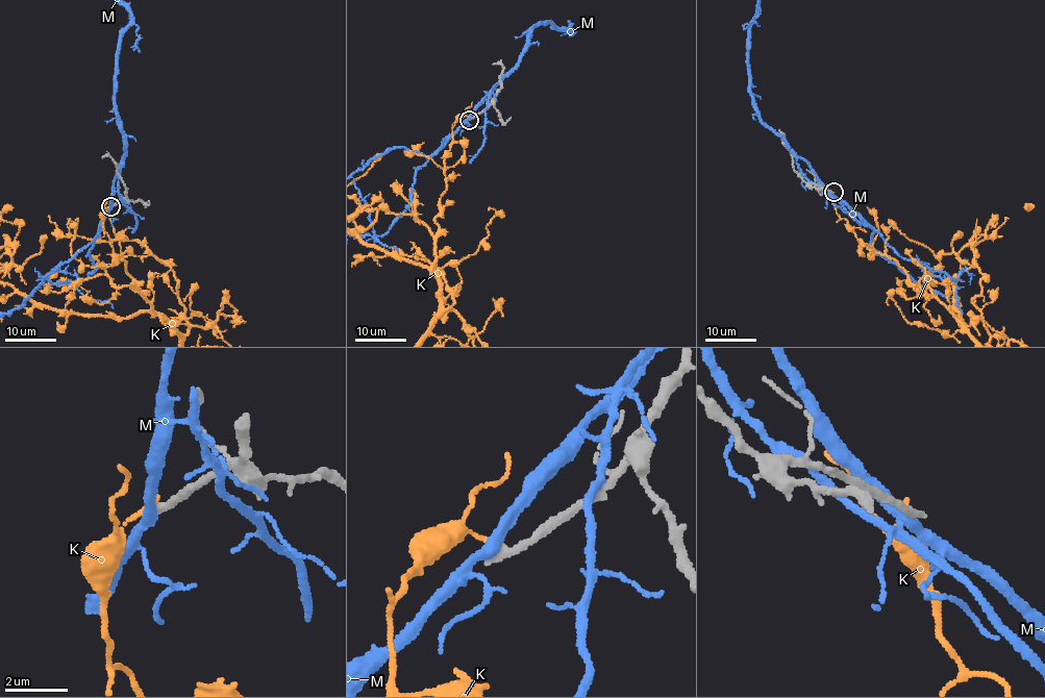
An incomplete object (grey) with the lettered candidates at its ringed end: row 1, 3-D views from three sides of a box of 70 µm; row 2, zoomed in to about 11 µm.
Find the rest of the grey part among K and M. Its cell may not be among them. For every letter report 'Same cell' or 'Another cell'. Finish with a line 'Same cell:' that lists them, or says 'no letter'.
K: Another cell
M: Another cell
Same cell: no letter

